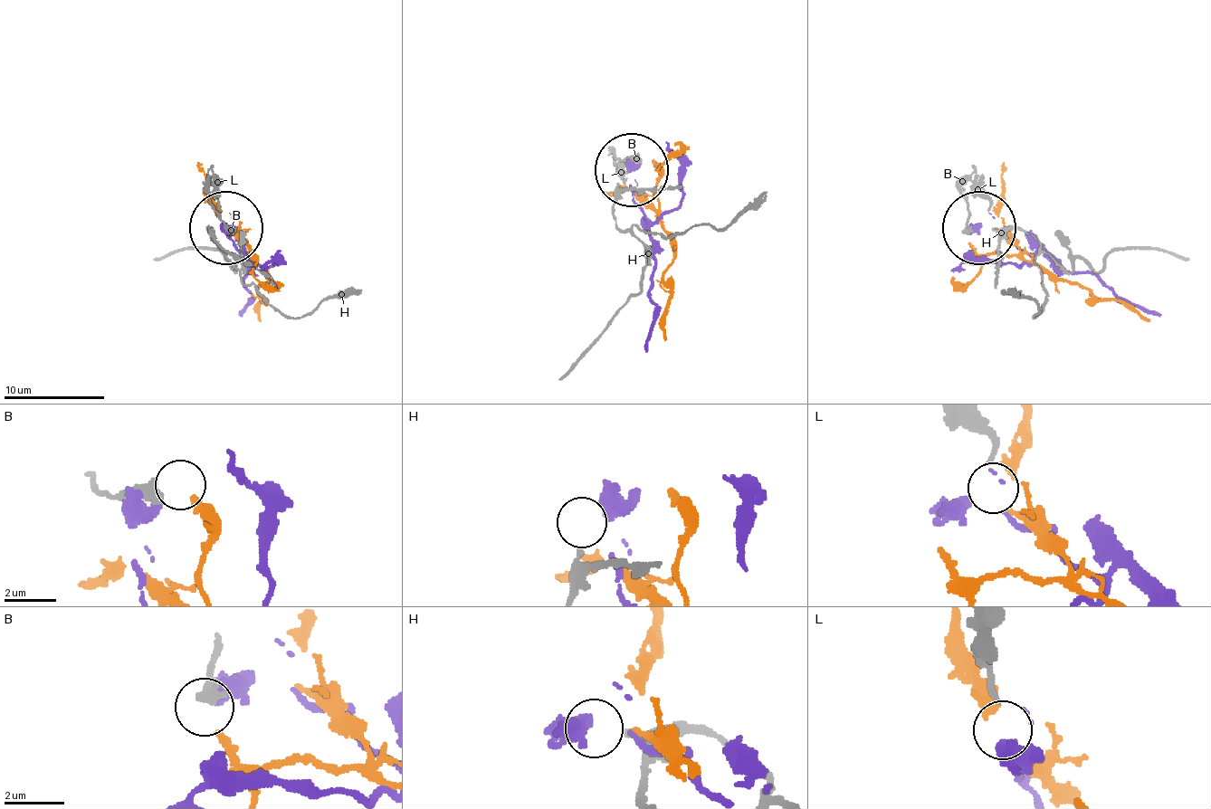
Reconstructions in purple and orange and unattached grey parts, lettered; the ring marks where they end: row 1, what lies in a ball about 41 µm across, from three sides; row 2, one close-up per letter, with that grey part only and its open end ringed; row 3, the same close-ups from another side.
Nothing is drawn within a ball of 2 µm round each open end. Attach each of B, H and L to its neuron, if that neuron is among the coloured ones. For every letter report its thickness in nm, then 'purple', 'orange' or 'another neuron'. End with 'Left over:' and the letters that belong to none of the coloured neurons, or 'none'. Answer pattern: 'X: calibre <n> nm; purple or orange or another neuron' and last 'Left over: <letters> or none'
B: calibre 440 nm; orange
H: calibre 320 nm; another neuron
L: calibre 190 nm; purple
Left over: H

